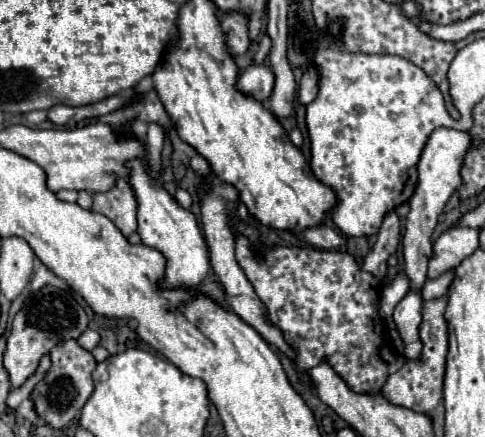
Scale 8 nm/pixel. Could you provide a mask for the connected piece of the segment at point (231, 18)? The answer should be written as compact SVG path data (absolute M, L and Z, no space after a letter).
M230 13L220 17L220 29L226 37L226 51L236 57L236 55L244 55L250 47L250 39L248 39L248 25L246 25L246 17L240 13Z

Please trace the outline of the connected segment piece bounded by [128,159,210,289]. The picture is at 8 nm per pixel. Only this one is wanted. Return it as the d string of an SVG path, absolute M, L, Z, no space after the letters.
M128 161L128 167L132 171L130 185L138 199L138 233L142 237L142 243L148 247L154 247L166 255L166 275L162 279L162 287L186 287L192 289L202 283L210 269L208 261L208 247L206 241L198 229L196 217L182 209L174 197L170 197L164 189L156 187L156 181L150 179L146 173L146 161Z

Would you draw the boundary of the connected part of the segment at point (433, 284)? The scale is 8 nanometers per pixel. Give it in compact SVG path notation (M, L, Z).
M452 271L440 275L438 279L428 279L426 285L424 285L424 289L422 289L422 297L424 297L426 301L444 297L444 295L448 293L448 287L450 287L452 279L454 279L454 273L452 273Z

